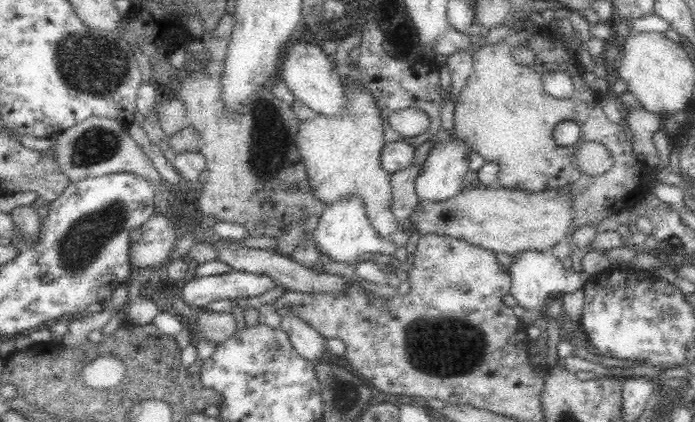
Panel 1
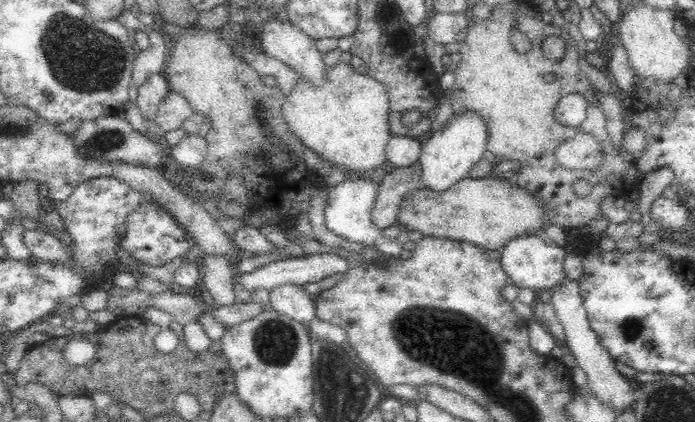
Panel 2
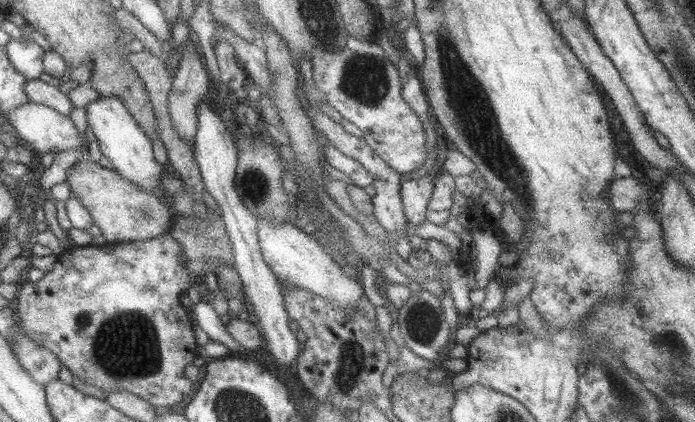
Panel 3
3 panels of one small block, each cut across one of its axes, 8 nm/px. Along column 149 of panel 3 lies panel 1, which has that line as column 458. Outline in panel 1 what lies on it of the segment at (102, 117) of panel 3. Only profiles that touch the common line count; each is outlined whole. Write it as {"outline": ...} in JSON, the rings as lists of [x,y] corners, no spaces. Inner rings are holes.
{"outline":[[[450,139],[445,143],[438,143],[435,140],[432,152],[428,154],[421,171],[415,177],[415,191],[419,201],[442,202],[442,200],[448,200],[461,192],[464,188],[464,175],[469,171],[464,160],[464,152],[468,150],[469,148],[461,140],[456,142]]]}

